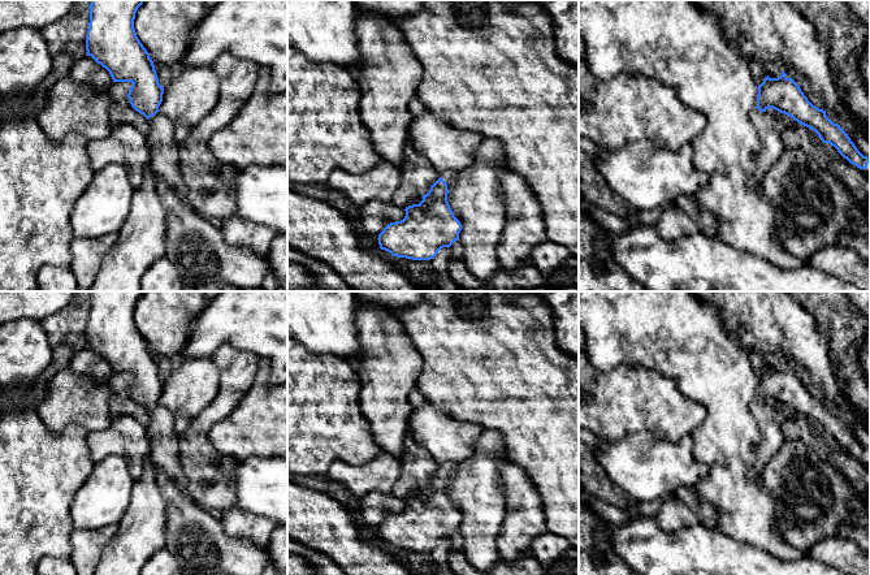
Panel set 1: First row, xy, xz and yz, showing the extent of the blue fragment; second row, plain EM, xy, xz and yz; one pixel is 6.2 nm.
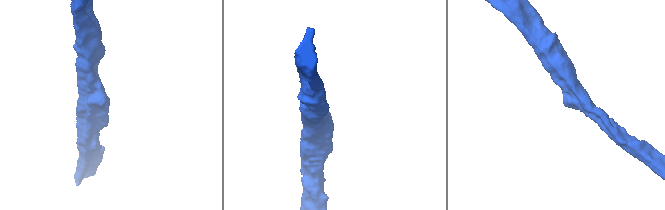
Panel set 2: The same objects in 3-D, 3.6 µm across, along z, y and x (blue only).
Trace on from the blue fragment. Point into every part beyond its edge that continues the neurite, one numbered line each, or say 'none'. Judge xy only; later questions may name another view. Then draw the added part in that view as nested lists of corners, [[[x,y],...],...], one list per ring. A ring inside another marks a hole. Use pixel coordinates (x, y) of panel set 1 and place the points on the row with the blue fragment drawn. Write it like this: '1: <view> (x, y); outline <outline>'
1: xy (164, 163); outline [[[157,112],[148,118],[148,124],[150,133],[146,137],[150,147],[150,167],[153,176],[169,183],[181,196],[182,202],[190,206],[181,174],[178,143],[174,138],[172,121]]]

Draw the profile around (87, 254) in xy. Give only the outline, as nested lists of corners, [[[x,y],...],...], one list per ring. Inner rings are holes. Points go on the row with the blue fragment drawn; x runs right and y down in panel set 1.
[[[107,234],[92,239],[73,239],[70,245],[73,261],[69,268],[77,280],[79,291],[87,291],[92,288],[103,259],[116,241],[117,234]]]

